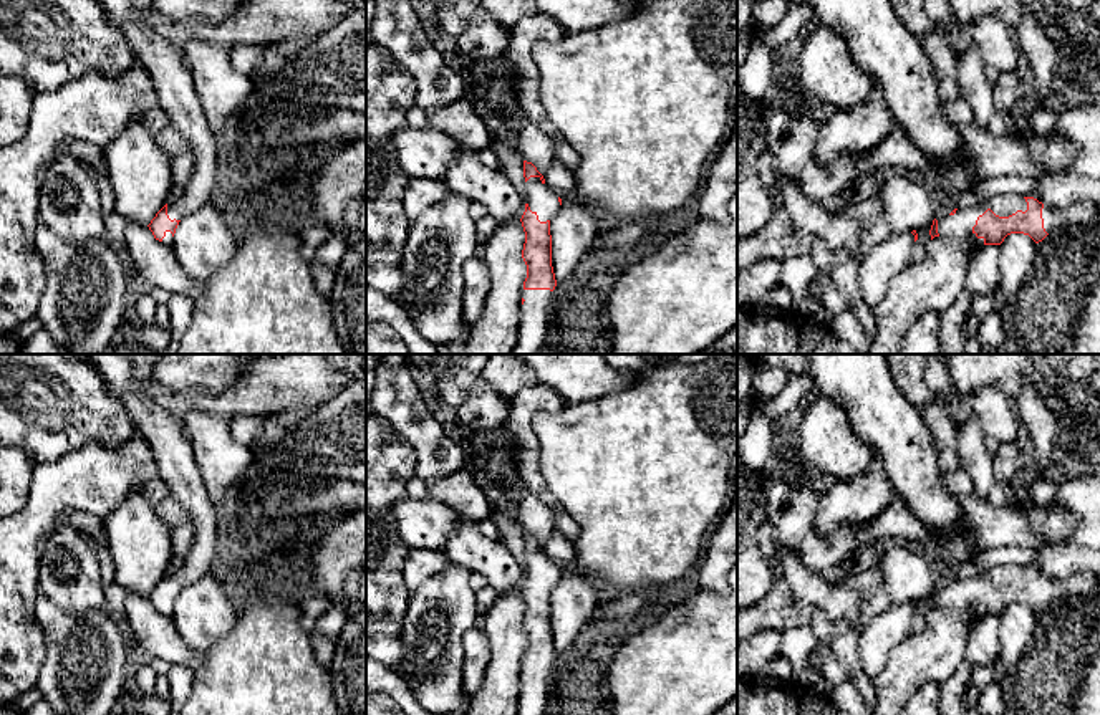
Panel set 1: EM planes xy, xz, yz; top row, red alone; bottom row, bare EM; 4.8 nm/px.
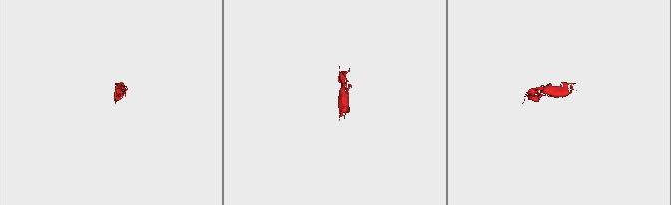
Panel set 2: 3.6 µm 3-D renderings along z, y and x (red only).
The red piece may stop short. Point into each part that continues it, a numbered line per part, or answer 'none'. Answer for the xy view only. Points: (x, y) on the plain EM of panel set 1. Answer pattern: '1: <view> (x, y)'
1: xy (176, 465)

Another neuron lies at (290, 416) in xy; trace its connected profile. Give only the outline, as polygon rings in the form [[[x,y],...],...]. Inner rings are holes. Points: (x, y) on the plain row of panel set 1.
[[[316,402],[292,405],[292,407],[272,410],[265,415],[265,419],[273,419],[282,425],[297,425],[306,420],[318,407],[320,404]]]

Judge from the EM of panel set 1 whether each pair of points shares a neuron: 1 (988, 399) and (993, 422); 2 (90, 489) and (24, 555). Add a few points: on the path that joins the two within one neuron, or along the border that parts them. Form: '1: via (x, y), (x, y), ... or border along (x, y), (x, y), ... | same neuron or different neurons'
1: via (989, 404), (993, 417) | same neuron
2: via (68, 490), (25, 533) | same neuron

